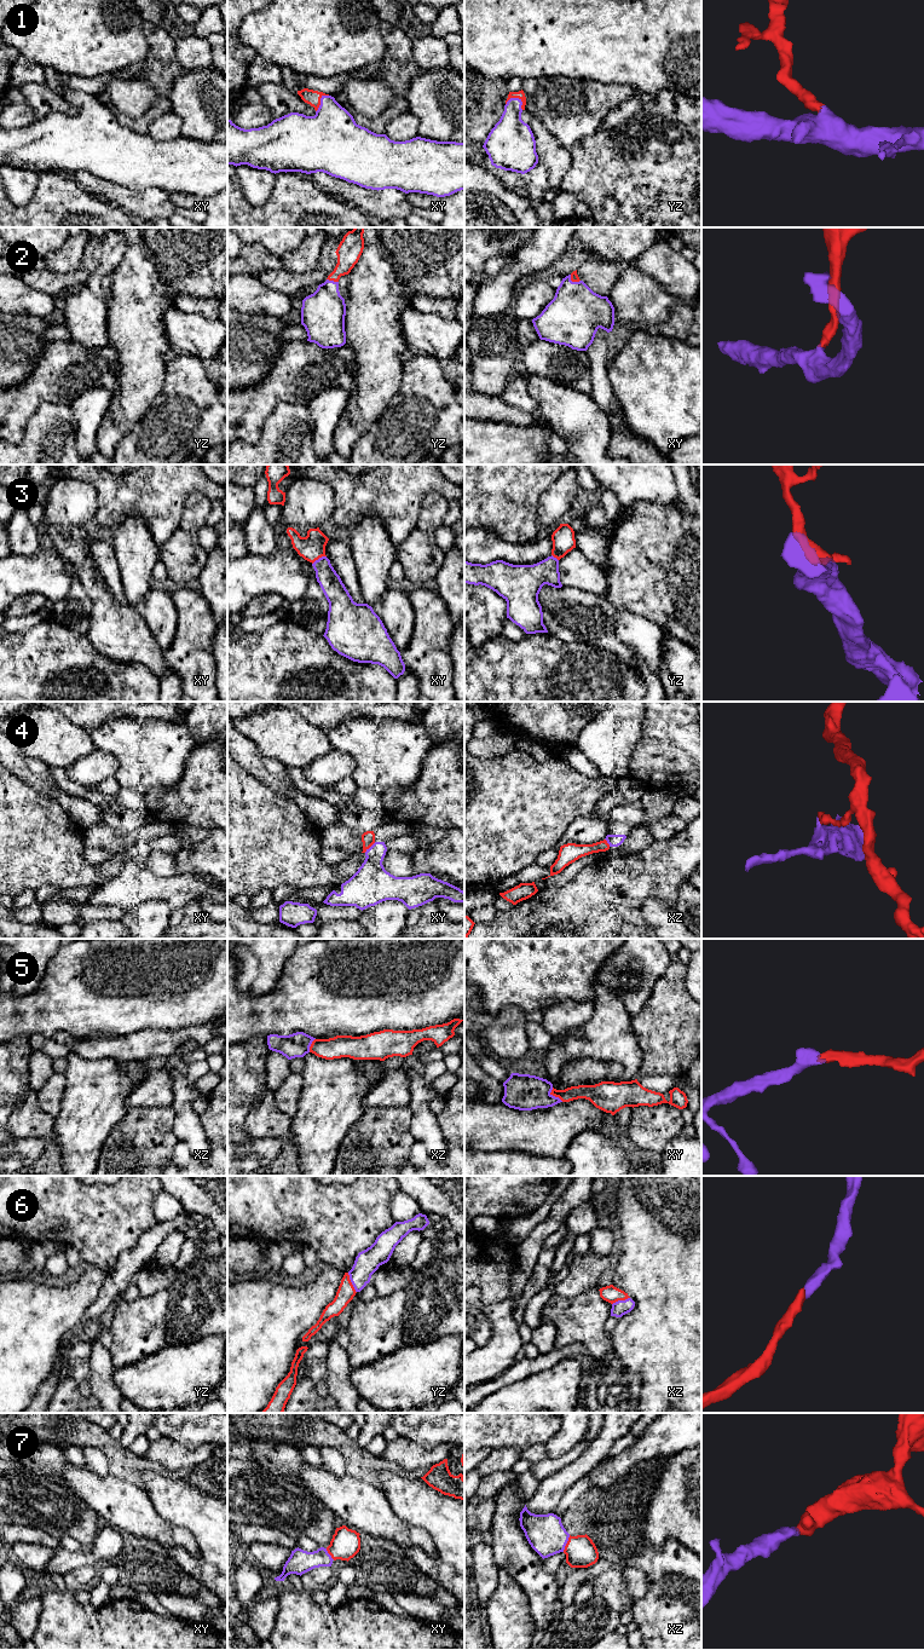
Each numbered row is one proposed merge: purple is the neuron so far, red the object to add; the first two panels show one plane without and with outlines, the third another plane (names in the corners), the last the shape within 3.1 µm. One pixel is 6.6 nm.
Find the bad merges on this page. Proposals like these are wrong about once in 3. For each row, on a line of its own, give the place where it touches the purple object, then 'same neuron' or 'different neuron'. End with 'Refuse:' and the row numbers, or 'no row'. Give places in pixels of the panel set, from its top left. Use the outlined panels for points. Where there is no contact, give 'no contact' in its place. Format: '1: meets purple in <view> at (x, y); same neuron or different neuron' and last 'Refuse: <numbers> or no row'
1: meets purple in yz at (517, 98); same neuron
2: meets purple in yz at (333, 281); same neuron
3: meets purple in xy at (318, 559); same neuron
4: meets purple in xy at (370, 847); different neuron
5: meets purple in xy at (554, 1096); same neuron
6: meets purple in yz at (351, 1281); same neuron
7: meets purple in xz at (566, 1542); same neuron
Refuse: 4

